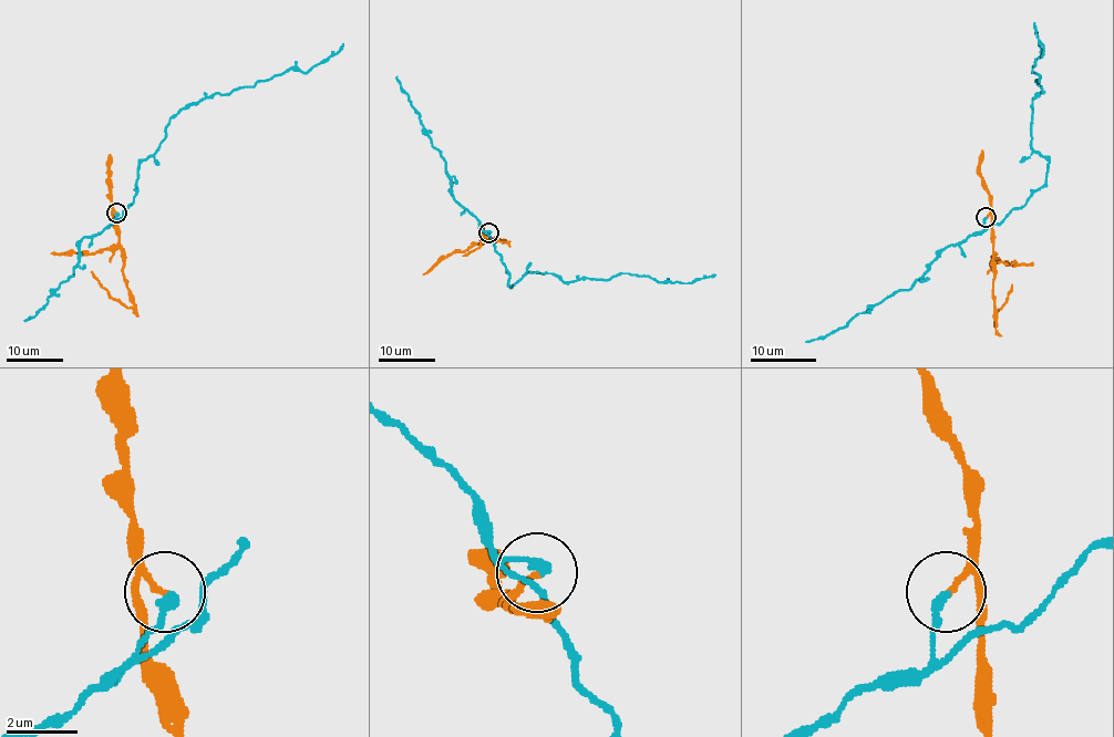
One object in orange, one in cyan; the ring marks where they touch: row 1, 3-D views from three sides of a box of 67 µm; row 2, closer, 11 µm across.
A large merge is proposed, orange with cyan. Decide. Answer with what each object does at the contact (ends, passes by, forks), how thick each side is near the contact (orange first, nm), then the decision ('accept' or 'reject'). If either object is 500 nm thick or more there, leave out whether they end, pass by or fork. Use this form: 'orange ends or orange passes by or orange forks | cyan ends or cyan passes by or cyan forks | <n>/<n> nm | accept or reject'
orange ends | cyan ends | 150/280 nm | reject

